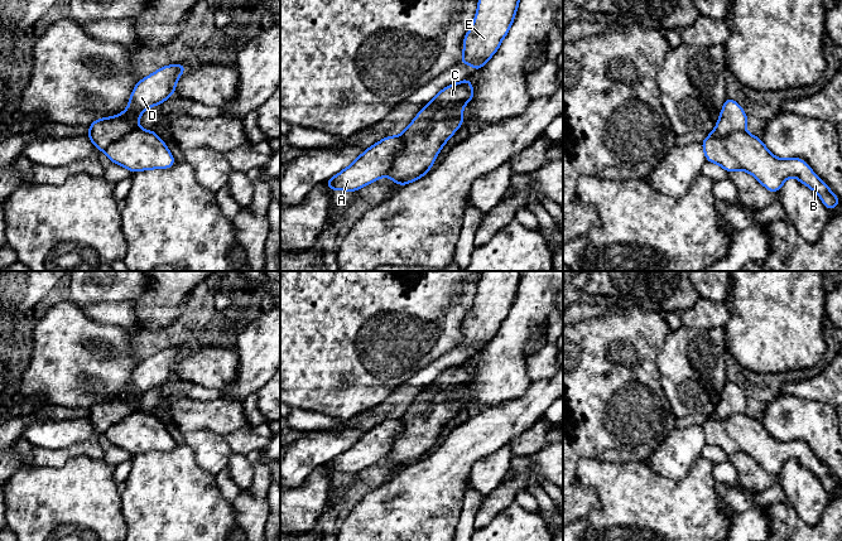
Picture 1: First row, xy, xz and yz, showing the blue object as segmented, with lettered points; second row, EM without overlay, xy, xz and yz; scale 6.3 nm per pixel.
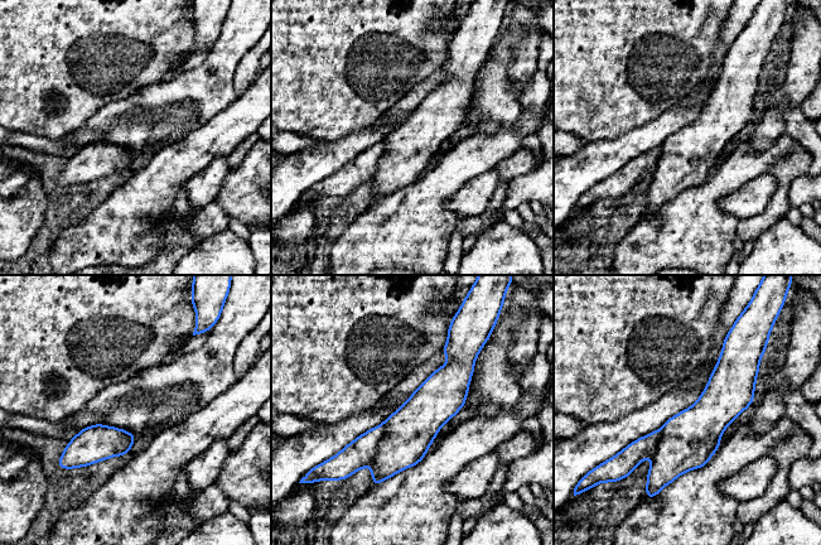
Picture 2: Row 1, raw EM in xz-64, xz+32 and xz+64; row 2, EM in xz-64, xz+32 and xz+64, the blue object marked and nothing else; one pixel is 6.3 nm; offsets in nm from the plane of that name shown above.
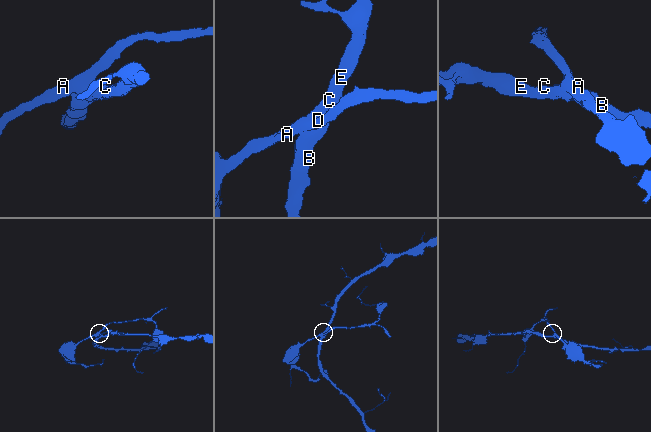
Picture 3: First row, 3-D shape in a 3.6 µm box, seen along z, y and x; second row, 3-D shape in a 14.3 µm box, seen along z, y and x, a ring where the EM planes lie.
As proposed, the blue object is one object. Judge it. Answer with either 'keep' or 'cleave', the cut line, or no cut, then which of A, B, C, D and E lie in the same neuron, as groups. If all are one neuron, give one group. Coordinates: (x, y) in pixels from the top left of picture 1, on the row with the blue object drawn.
cleave; cut xz (399, 136), (402, 148), (394, 157), (386, 174); groups A D / B C E

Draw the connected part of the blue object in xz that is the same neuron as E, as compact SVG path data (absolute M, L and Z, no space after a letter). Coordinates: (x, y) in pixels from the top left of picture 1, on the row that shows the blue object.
M478 0L471 29L463 38L463 57L458 64L473 64L473 73L497 52L511 28L519 0Z

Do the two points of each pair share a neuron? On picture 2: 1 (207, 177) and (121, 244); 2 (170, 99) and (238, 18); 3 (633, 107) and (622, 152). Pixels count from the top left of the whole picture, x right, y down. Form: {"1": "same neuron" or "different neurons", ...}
{"1": "different neurons", "2": "same neuron", "3": "different neurons"}

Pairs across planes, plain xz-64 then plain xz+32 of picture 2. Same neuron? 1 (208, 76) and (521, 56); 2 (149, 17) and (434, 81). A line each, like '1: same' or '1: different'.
1: different
2: different

